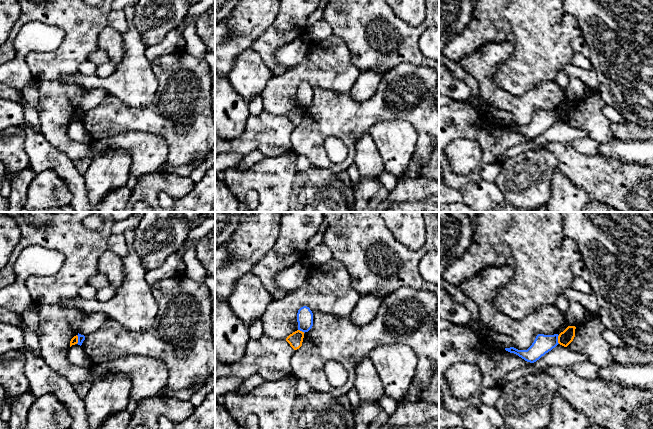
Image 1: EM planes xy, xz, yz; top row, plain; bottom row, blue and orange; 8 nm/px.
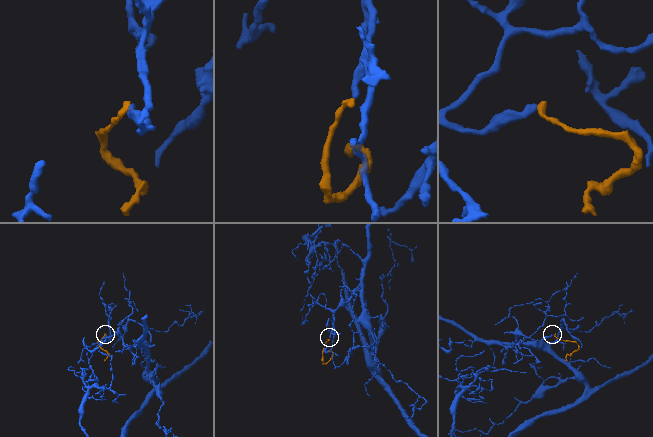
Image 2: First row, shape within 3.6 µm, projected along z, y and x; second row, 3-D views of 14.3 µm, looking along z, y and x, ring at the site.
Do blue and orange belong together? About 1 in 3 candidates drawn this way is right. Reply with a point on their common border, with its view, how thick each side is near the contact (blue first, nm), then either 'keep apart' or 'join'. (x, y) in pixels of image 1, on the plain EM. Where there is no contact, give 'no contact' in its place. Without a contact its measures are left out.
contact xy (78, 115); calibres 60 and 60 nm; keep apart

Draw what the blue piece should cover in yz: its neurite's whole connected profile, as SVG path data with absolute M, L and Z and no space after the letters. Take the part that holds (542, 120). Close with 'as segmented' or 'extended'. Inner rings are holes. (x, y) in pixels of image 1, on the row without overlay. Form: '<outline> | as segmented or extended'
M538 110L527 126L518 126L514 123L505 124L505 126L518 131L527 138L534 139L559 120L558 112L558 110Z | as segmented

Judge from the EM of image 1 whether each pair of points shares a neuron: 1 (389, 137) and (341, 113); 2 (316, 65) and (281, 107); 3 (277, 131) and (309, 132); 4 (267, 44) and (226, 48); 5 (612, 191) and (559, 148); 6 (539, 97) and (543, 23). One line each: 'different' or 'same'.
1: different
2: same
3: different
4: different
5: same
6: different

